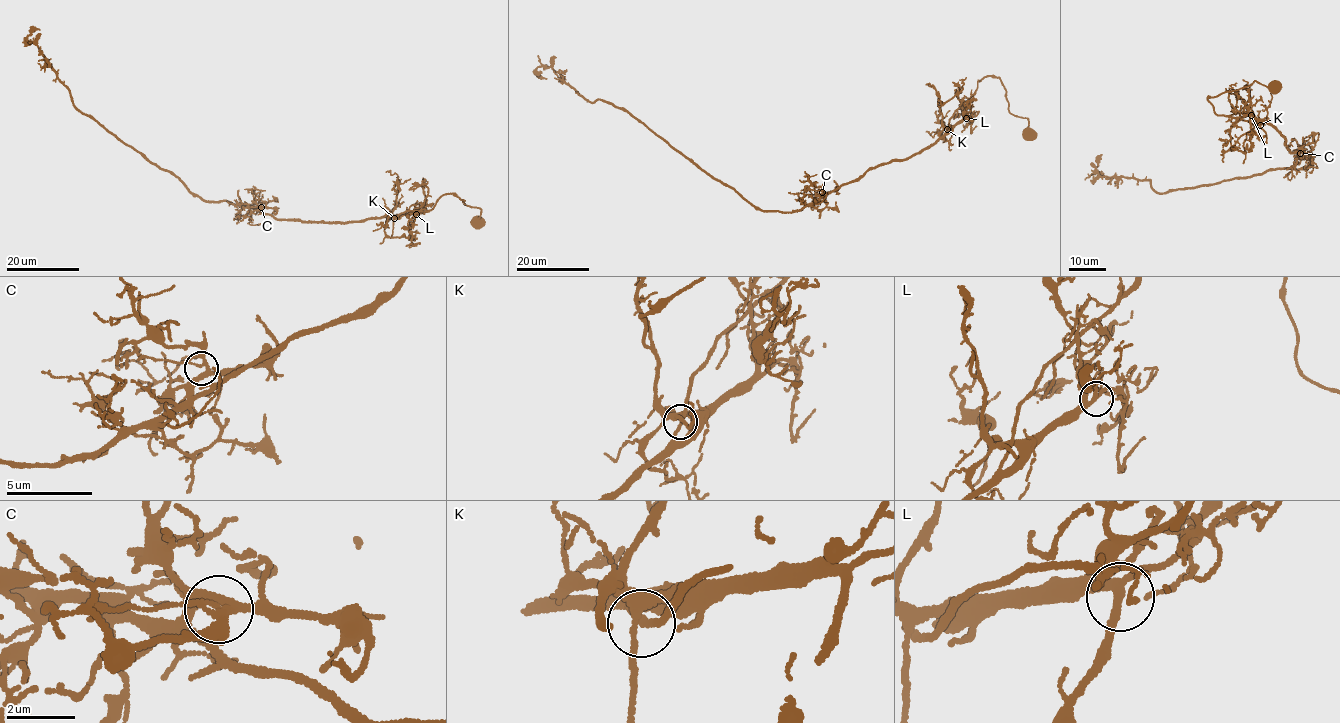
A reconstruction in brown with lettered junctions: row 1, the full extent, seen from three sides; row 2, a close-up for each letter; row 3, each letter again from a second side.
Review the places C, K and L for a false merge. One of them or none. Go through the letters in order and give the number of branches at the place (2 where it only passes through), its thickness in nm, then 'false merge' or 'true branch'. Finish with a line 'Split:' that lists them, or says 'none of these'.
C: 4 | 190 nm | true branch
K: 5 | 200 nm | true branch
L: 4 | 280 nm | true branch
Split: none of these

